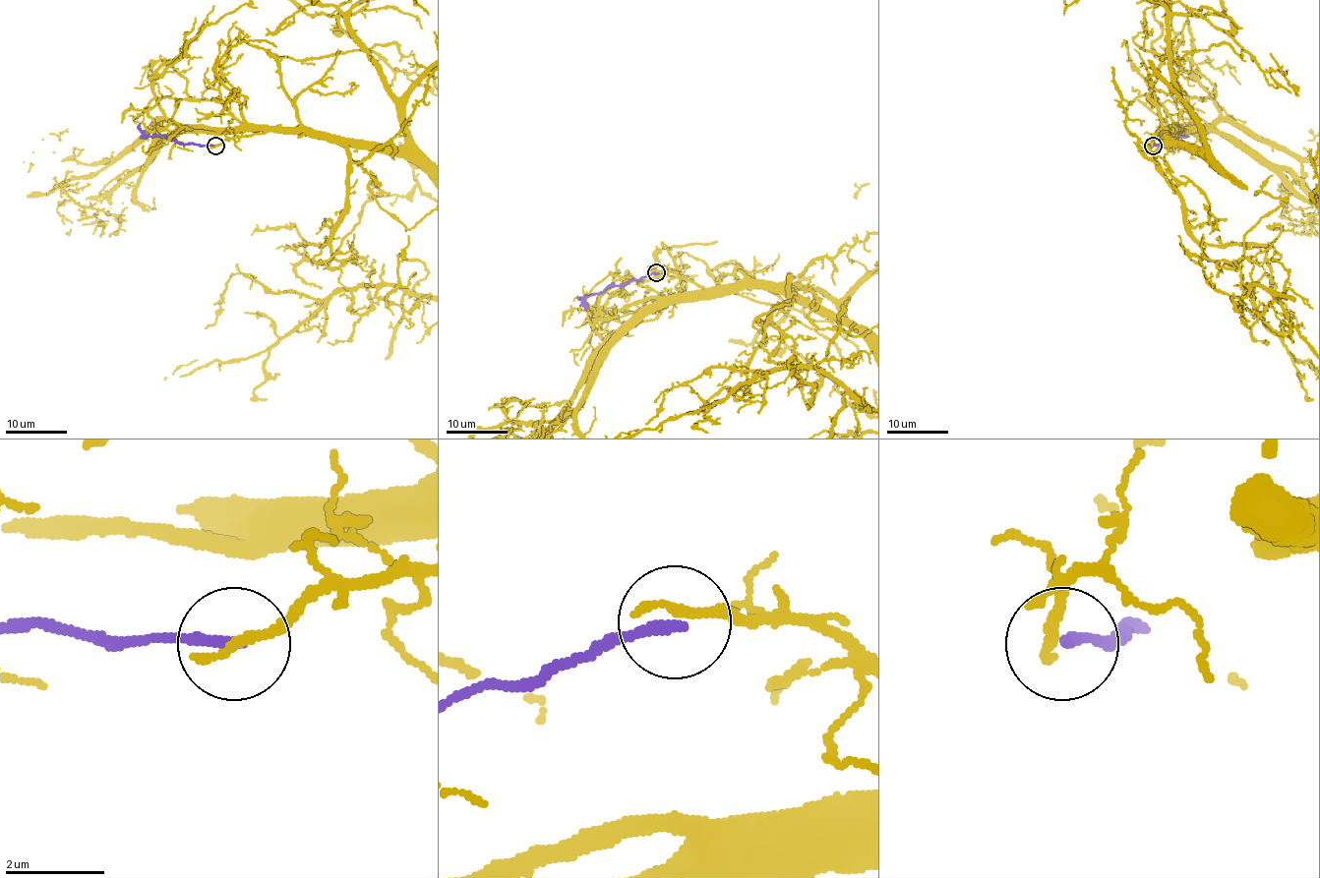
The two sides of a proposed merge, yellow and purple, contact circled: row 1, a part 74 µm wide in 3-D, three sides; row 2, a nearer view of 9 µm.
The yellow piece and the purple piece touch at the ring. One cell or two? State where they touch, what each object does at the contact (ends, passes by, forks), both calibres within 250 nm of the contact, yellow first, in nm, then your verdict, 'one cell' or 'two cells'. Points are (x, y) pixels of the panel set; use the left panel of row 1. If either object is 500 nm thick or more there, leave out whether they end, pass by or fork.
at (215, 146); yellow ends there; purple ends there; 240 nm thick on the yellow side, 220 nm on the other; two cells

